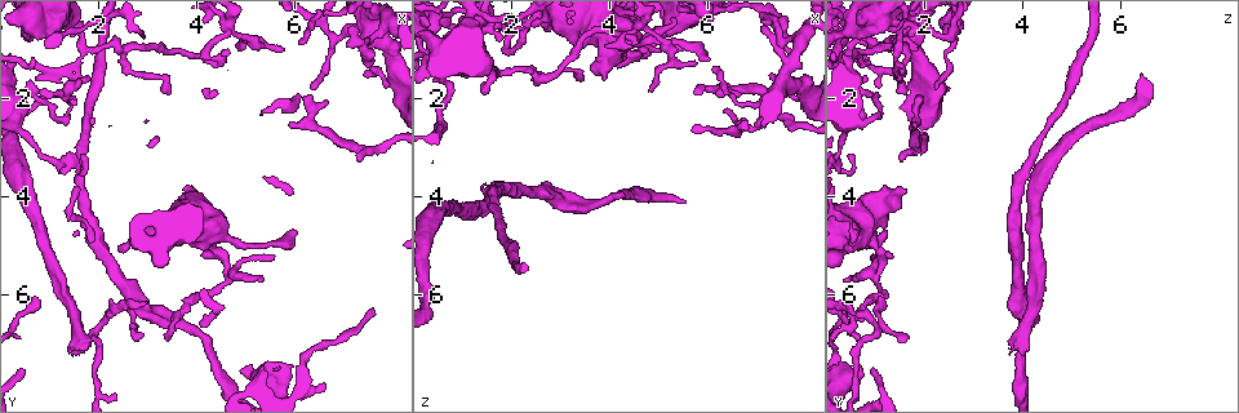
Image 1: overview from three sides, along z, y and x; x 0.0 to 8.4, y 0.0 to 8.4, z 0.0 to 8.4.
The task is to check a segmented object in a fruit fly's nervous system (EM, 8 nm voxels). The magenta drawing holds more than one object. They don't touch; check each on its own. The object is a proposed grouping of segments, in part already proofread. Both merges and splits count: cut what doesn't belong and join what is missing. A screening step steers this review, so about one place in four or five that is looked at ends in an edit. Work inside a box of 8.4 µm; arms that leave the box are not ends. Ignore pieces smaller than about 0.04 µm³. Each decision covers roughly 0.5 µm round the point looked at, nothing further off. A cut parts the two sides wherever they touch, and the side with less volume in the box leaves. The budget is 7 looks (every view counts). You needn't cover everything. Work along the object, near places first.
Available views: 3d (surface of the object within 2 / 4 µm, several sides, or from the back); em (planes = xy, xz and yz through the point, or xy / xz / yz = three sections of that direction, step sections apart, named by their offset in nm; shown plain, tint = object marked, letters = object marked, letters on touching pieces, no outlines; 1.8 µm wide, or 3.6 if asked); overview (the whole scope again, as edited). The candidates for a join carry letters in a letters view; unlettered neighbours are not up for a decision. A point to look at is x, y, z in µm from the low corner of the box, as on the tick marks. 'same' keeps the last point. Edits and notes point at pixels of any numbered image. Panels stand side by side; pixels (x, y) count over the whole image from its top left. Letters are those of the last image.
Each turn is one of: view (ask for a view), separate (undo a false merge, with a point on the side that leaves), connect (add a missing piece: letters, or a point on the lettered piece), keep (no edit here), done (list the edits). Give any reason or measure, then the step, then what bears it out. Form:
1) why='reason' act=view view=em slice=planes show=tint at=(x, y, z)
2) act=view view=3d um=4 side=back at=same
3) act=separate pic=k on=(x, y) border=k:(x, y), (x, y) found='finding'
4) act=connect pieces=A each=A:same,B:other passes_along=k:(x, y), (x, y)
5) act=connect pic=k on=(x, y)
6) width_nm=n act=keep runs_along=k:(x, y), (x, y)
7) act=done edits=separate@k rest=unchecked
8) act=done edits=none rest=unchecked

why='stops while still wide' act=view view=3d um=2 at=(3.90, 3.90, 1.60)

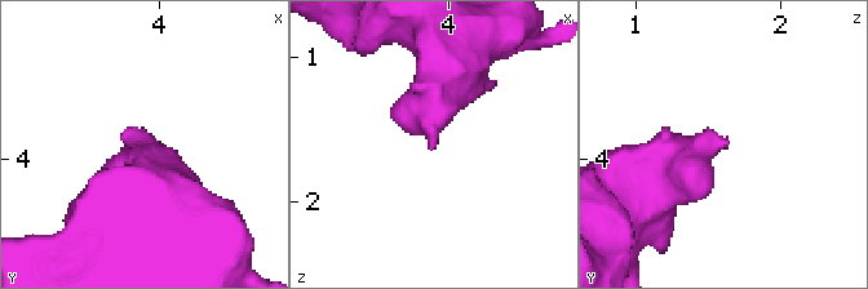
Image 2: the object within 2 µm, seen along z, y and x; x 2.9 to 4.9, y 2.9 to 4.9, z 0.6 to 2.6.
act=view view=em slice=planes show=tint at=(3.92, 3.84, 1.60)

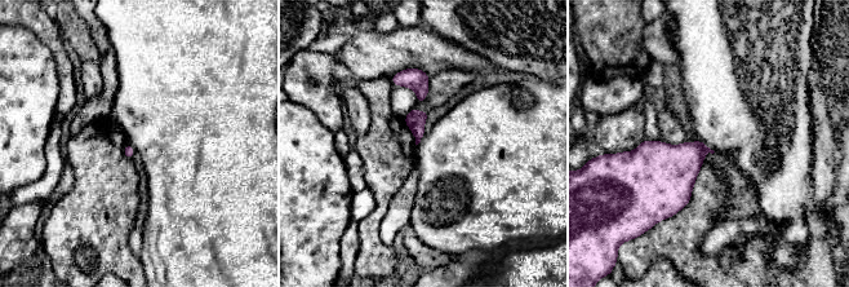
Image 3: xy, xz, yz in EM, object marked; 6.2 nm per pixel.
why='see the neighbours' act=view view=em slice=planes show=letters at=same

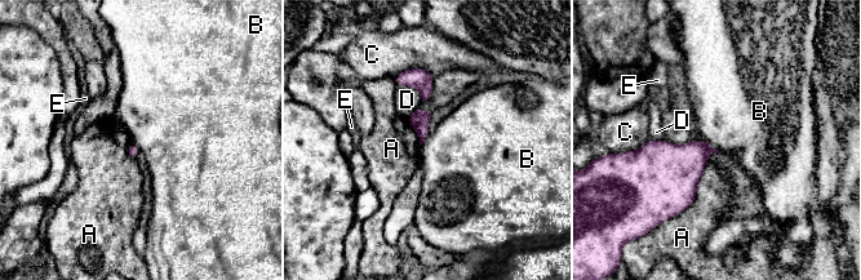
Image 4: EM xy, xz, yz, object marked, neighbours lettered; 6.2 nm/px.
act=keep each=A:other,B:other,C:other,D:other,E:other border=4:(702, 138), (719, 151) found='no lettered piece goes on from it'

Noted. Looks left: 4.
why='branch stops here' act=view view=3d um=2 at=(1.35, 7.15, 3.80)

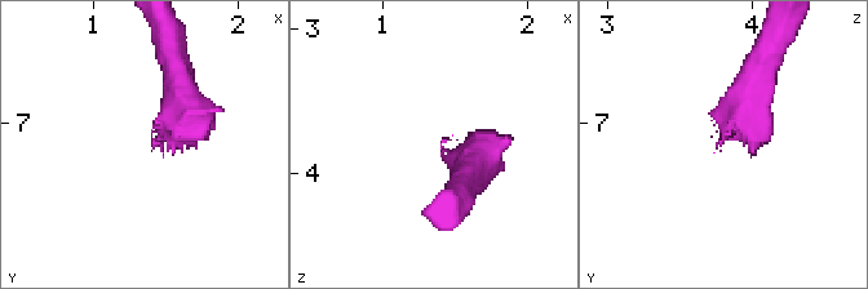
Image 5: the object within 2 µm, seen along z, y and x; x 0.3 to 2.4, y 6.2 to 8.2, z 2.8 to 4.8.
why='shape alone is not enough' act=view view=em slice=yz step=8 show=tint at=(1.42, 7.18, 3.76)

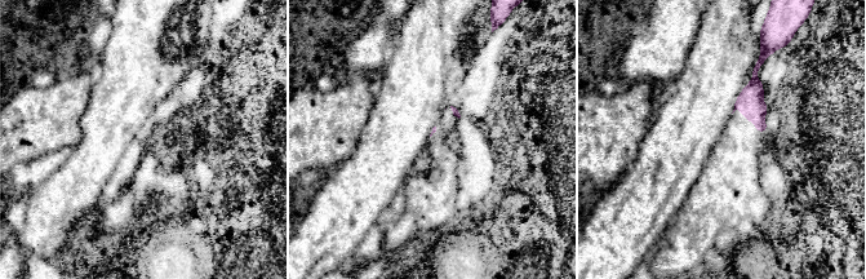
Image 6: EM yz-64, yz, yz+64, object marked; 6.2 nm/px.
act=view view=em slice=planes show=letters at=same

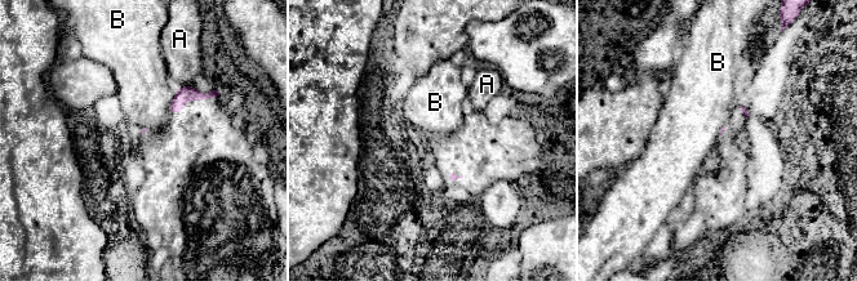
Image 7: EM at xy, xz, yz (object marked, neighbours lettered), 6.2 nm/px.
act=keep each=A:other,B:other border=7:(177, 89), (167, 115) found='none of them fits'

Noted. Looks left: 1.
act=done edits=none rest=unchecked

